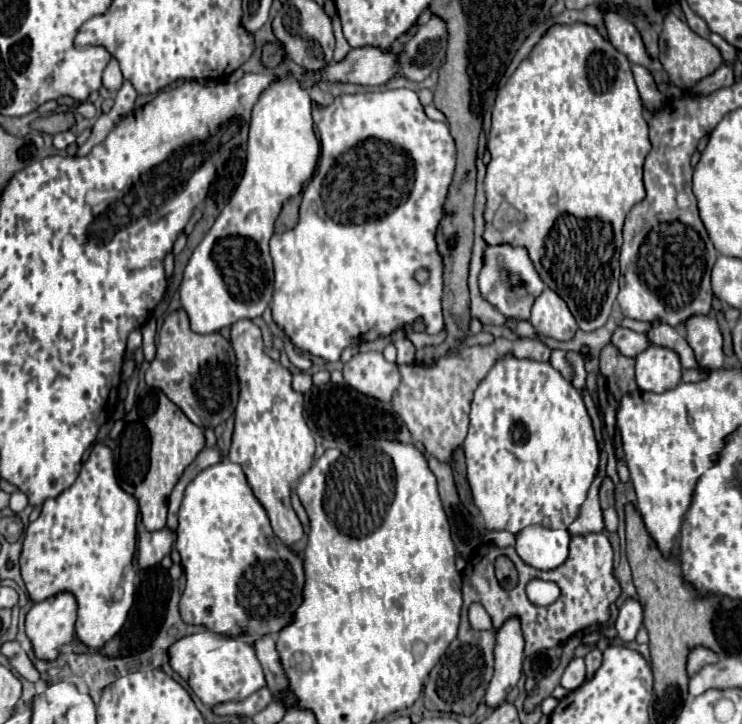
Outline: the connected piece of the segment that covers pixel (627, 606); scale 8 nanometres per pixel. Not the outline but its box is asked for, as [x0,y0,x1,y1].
[614,598,642,642]

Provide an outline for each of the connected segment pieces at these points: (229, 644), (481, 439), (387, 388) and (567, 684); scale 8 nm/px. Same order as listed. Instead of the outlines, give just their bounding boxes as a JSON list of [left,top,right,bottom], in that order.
[[170,632,266,704],[464,354,600,534],[344,352,400,404],[562,658,586,690]]

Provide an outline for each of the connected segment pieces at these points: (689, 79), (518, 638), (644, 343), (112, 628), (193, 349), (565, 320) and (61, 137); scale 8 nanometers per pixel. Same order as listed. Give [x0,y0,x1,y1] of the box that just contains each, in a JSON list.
[[658,14,722,88],[484,620,524,708],[612,328,652,358],[20,442,140,650],[146,308,240,428],[530,288,578,340],[54,130,76,150]]

